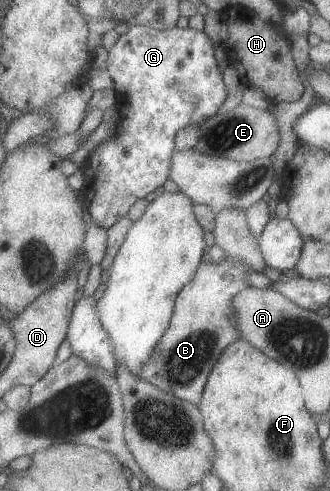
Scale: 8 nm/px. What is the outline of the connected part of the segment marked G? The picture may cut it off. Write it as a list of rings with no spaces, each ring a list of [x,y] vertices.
[[[148,25],[131,26],[126,34],[120,35],[111,46],[107,60],[107,69],[115,82],[116,104],[120,113],[120,122],[113,137],[105,144],[99,144],[86,160],[82,170],[84,188],[82,194],[86,199],[86,213],[102,228],[108,230],[119,219],[129,213],[134,201],[145,199],[147,194],[160,188],[169,175],[171,156],[175,151],[176,133],[185,126],[202,124],[206,119],[216,115],[227,95],[227,88],[222,79],[214,57],[213,42],[204,31],[190,27],[172,27],[164,31]]]

